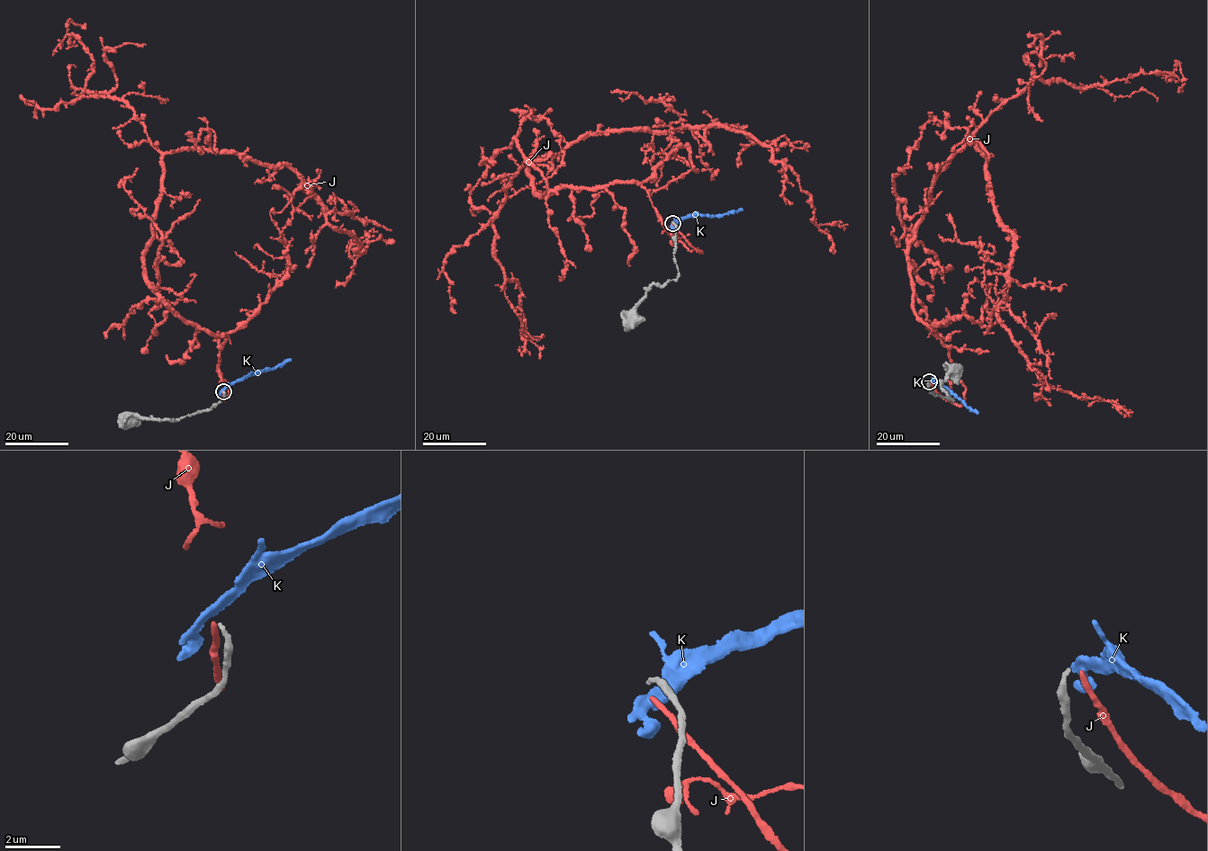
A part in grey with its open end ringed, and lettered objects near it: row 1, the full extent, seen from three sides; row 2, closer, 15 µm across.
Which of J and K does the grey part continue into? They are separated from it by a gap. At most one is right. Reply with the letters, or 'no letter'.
J

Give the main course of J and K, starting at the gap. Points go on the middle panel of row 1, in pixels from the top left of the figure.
J: (672, 224), (700, 252), (635, 183), (543, 195), (524, 163), (595, 134), (726, 125), (797, 175), (833, 252)
K: (672, 225), (695, 215), (716, 216), (741, 209)

